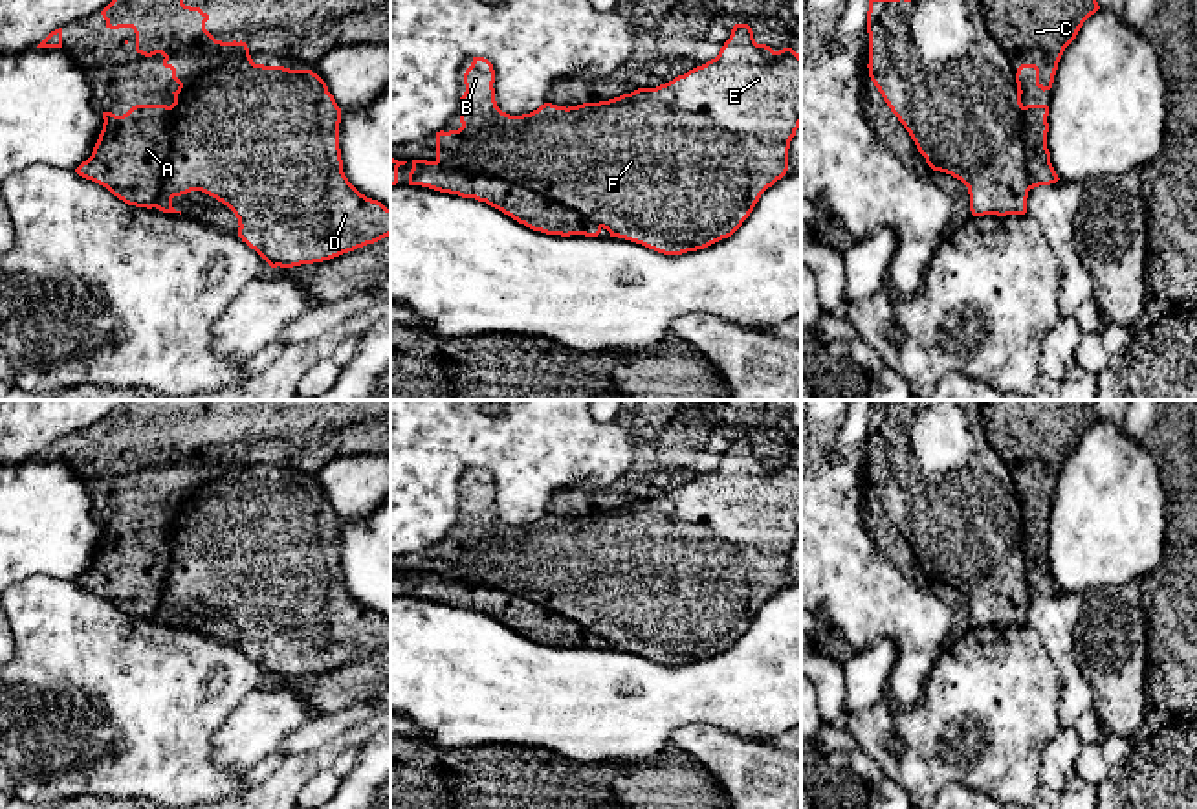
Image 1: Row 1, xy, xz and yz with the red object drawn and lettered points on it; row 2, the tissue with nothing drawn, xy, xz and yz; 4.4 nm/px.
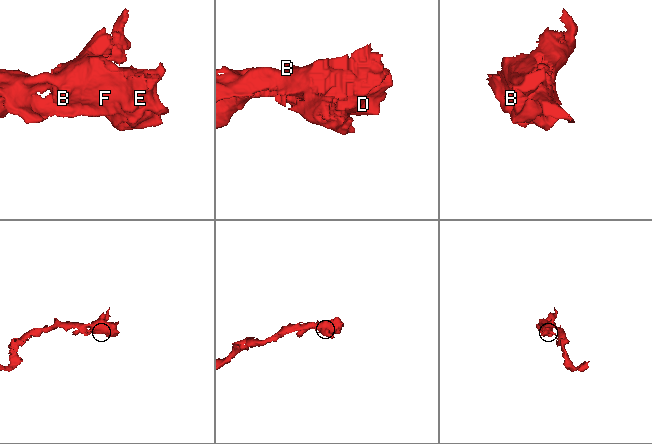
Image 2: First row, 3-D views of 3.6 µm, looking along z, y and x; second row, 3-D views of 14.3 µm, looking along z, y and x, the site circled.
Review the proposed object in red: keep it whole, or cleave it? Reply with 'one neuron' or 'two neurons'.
two neurons

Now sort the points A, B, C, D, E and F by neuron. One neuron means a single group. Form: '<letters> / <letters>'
A / B C D E F

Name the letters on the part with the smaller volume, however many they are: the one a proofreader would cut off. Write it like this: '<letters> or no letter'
A

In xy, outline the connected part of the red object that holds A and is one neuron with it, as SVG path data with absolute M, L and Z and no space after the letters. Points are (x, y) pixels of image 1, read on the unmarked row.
M136 515L123 526L103 523L93 563L75 583L128 616L152 620L169 583L169 526L167 515Z

